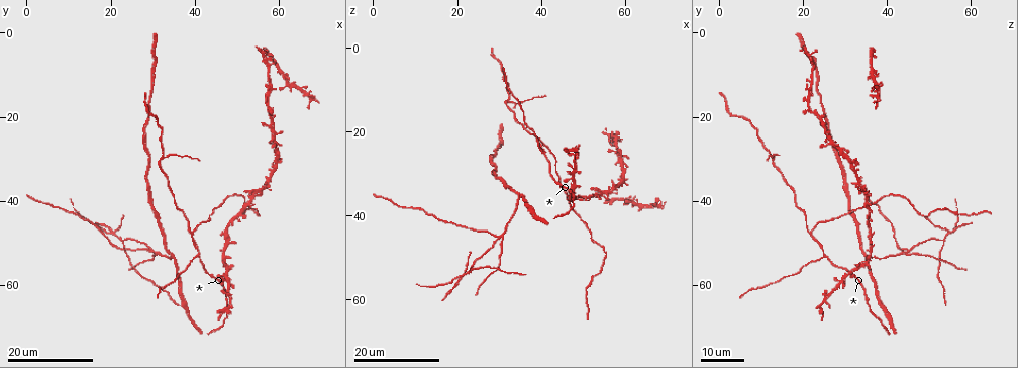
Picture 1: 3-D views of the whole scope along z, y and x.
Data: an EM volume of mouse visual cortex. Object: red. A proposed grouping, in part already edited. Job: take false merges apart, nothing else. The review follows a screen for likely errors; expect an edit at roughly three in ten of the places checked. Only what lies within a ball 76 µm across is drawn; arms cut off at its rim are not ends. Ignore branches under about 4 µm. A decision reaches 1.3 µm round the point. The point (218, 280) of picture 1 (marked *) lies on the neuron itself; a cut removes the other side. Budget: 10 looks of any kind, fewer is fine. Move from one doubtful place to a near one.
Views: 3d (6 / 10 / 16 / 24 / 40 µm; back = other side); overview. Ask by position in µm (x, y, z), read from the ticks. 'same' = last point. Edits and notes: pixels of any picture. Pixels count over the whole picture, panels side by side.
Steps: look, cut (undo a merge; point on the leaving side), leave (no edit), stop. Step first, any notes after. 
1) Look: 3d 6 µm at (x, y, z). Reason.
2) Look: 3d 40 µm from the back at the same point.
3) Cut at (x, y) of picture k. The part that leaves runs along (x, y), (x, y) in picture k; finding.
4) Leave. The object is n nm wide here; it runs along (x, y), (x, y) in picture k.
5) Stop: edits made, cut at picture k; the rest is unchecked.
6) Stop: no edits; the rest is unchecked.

Look: 3d 16 µm at (40.5, 53.5, 25.0). Branch point.

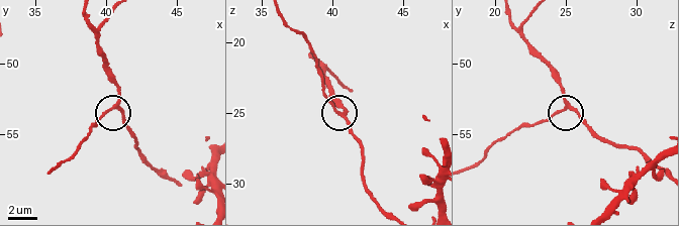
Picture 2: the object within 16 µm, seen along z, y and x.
Look: 3d 10 µm at (40.6, 53.0, 24.8).

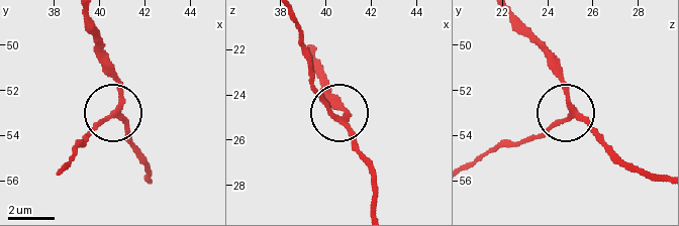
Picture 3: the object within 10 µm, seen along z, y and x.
Leave. The object is 200 nm wide here; continuous, no second neuron.

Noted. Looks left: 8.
Look: 3d 24 µm at (20.5, 47.5, 55.0). Four-way junction.

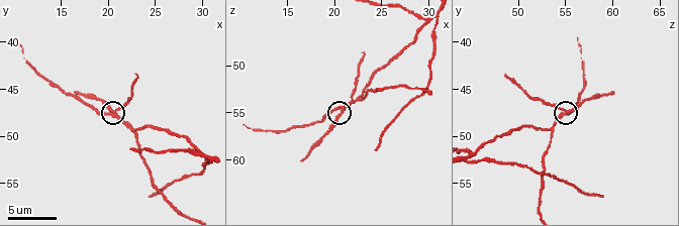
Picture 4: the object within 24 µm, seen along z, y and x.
Look: 3d 6 µm at (20.6, 47.2, 55.2).

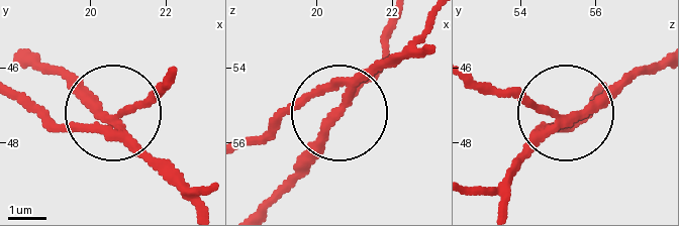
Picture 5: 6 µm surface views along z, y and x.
Cut at (150, 102) of picture 5. 4 arms meet here; the part that leaves runs along (108, 114), (137, 107), (170, 82) in picture 5; a second neuron is stuck on.

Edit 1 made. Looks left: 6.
Look: 3d 24 µm at (35.0, 52.5, 35.5). A fork.

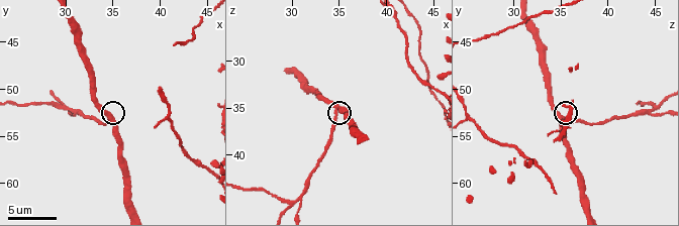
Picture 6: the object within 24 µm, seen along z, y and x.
Look: 3d 10 µm at (34.6, 53.2, 35.0).

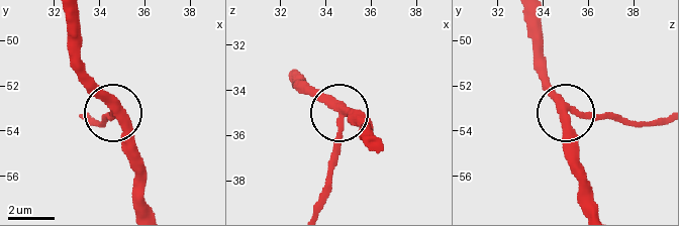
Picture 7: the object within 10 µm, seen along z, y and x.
Leave. The object is 350 nm wide here; it runs along (373, 145), (342, 114), (332, 171) in picture 7; continuous, no second neuron.

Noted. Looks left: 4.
Look: 3d 10 µm at (44.6, 58.2, 32.2). A fork.

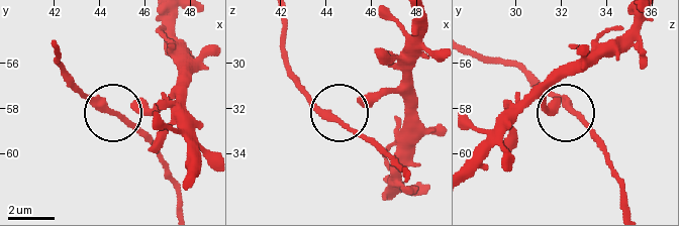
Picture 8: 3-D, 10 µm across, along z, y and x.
Look: 3d 10 µm from the back at (44.3, 58.1, 32.4).

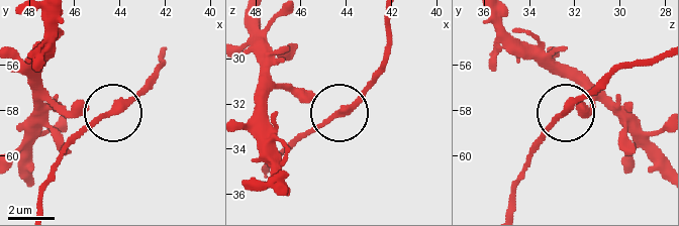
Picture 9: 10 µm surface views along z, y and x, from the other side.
Leave. The side arm is 77 µm long; it runs along (86, 131), (158, 72) in picture 9; all the same neuron.

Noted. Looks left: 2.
Look: 3d 16 µm at (30.0, 51.8, 45.0). Arms part here.

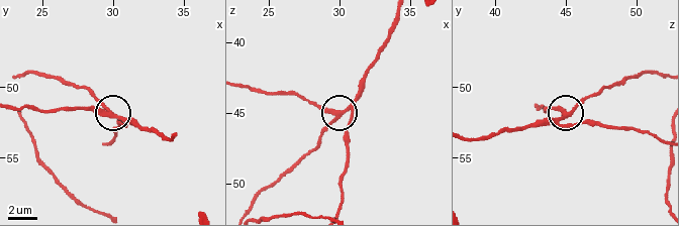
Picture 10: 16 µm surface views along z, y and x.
Look: 3d 16 µm from the back at (29.8, 51.8, 45.2).

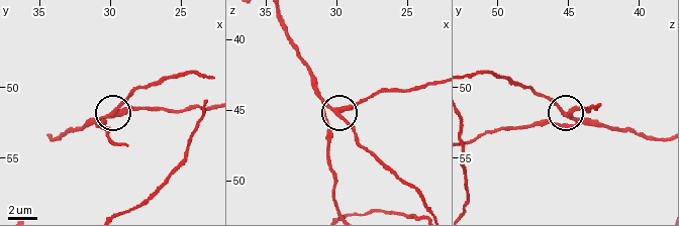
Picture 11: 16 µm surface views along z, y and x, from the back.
Leave. The object is 300 nm wide here; it runs along (279, 16), (312, 85), (336, 110), (358, 142) in picture 11; all the same neuron.

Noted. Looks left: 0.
Stop: edits made, cut at picture 5; the rest is unchecked.

